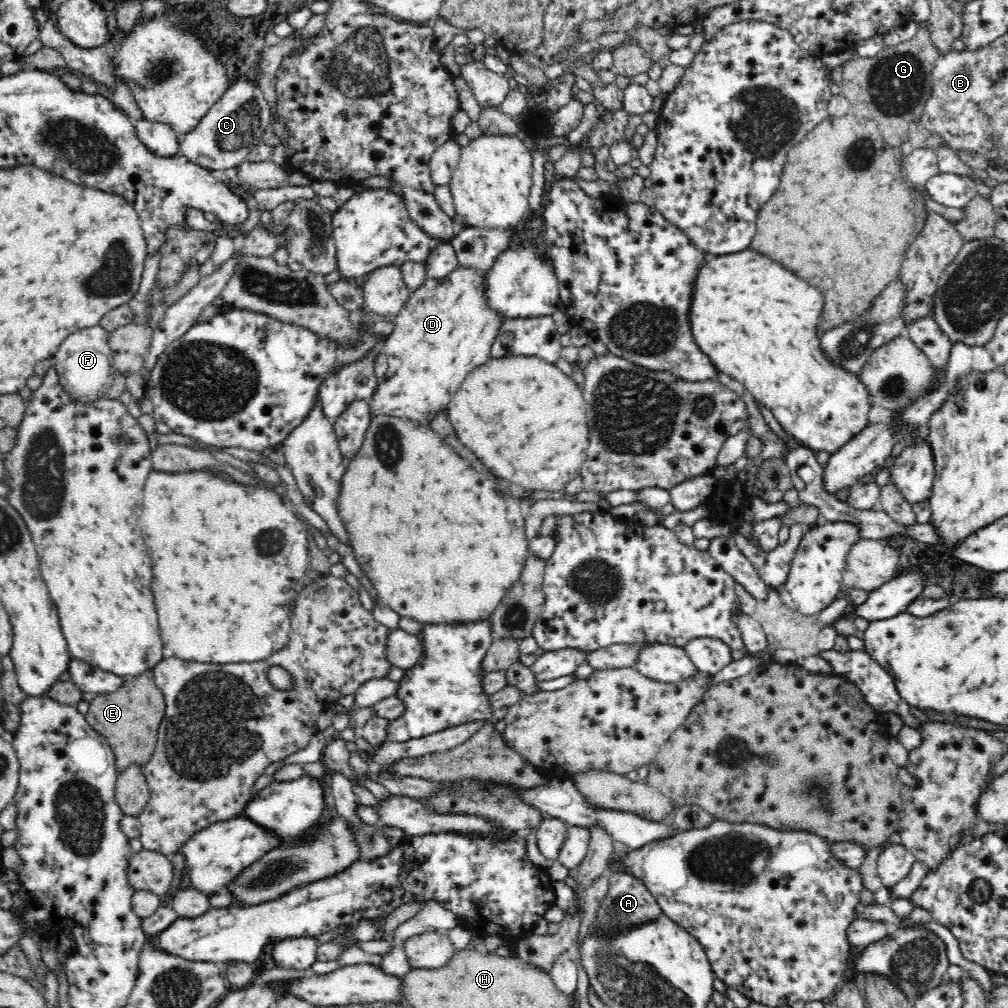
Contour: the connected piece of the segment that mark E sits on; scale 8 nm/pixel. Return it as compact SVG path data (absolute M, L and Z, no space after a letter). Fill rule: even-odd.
M152 669L122 682L114 692L98 694L88 702L88 710L84 714L85 719L90 723L92 729L106 738L106 742L111 746L118 773L124 772L132 764L142 766L150 761L150 756L153 755L152 752L156 746L158 724L162 722L164 716L165 706L162 694L163 692L155 683ZM134 716L136 716L136 724L142 724L142 726L136 726L136 730L132 730ZM148 736L150 736L150 740L154 740L152 742L154 746L148 742Z

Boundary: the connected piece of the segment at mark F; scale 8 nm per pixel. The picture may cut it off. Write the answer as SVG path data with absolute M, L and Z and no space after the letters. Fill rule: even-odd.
M100 325L76 330L67 336L54 356L54 367L60 384L72 398L78 402L92 402L92 400L104 398L106 390L112 384L115 369L111 360L112 350L107 330Z

